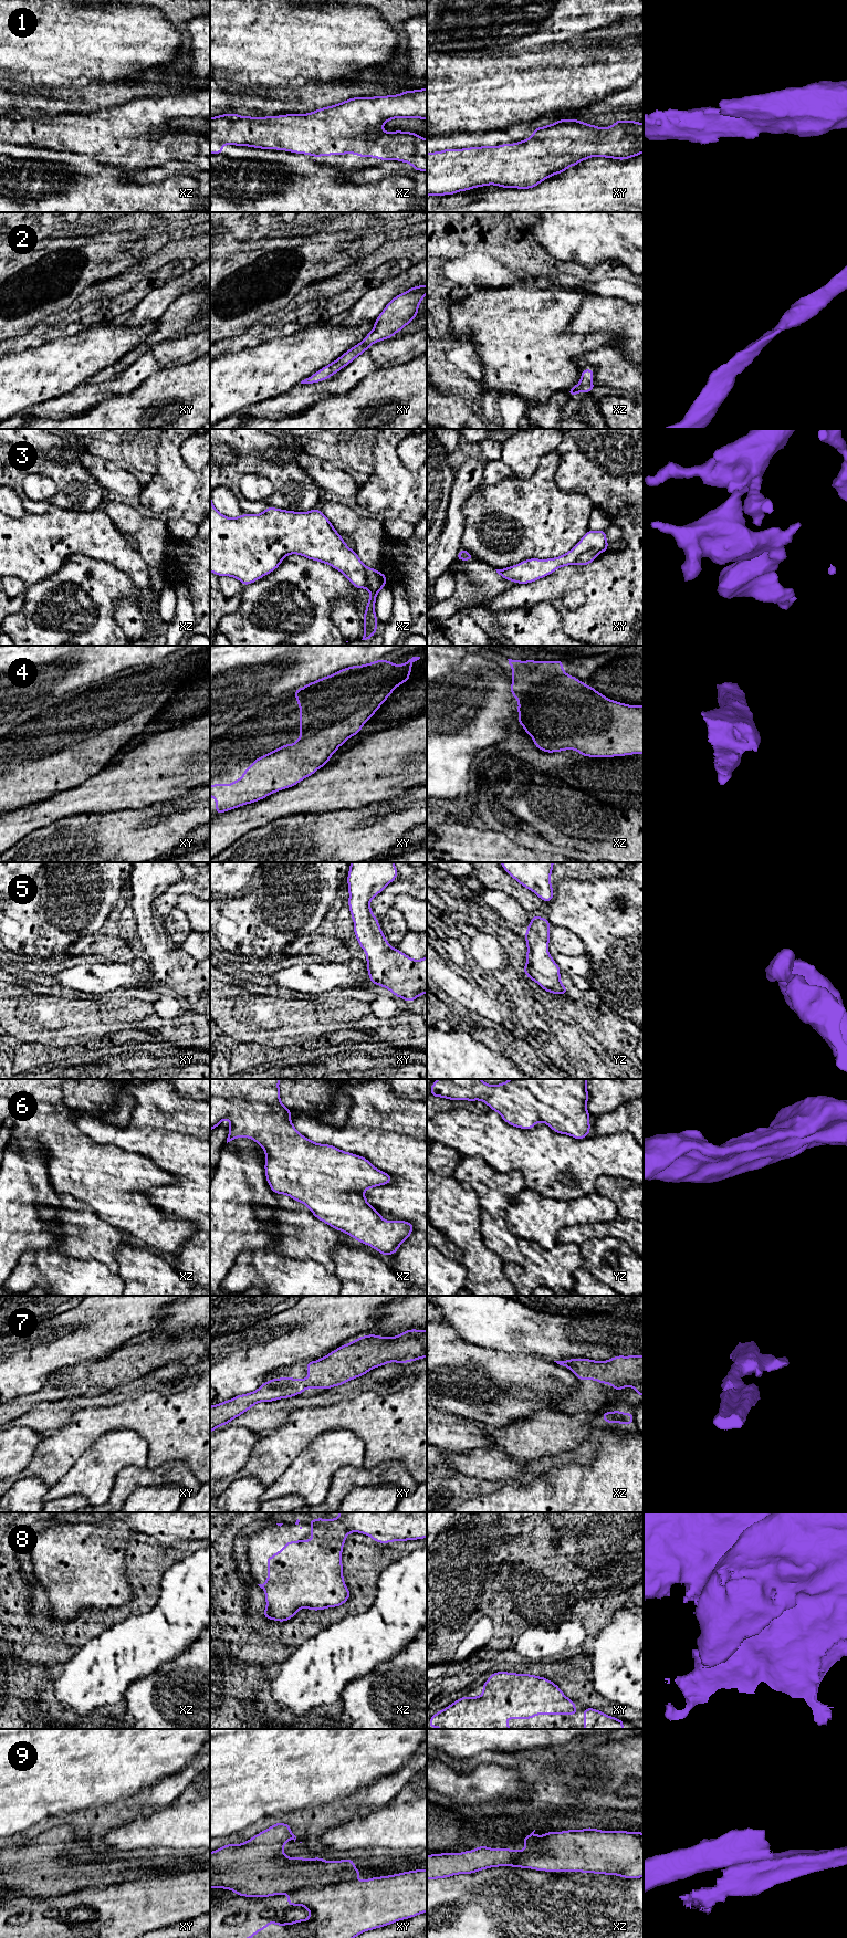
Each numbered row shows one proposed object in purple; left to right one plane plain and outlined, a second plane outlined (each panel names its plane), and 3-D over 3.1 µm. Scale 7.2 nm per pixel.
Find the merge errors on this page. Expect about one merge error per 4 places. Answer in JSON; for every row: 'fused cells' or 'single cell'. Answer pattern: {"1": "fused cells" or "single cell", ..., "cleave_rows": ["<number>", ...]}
{"1": "single cell", "2": "single cell", "3": "fused cells", "4": "single cell", "5": "single cell", "6": "single cell", "7": "single cell", "8": "single cell", "9": "fused cells", "cleave_rows": ["3", "9"]}

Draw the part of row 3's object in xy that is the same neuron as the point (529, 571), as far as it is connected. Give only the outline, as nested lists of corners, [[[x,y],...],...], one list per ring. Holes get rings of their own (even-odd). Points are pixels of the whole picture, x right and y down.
[[[606,530],[590,531],[567,553],[547,559],[529,558],[516,565],[503,569],[495,569],[505,580],[516,584],[530,584],[551,575],[563,566],[574,565],[577,558],[587,551],[607,552],[609,544],[606,538]]]

